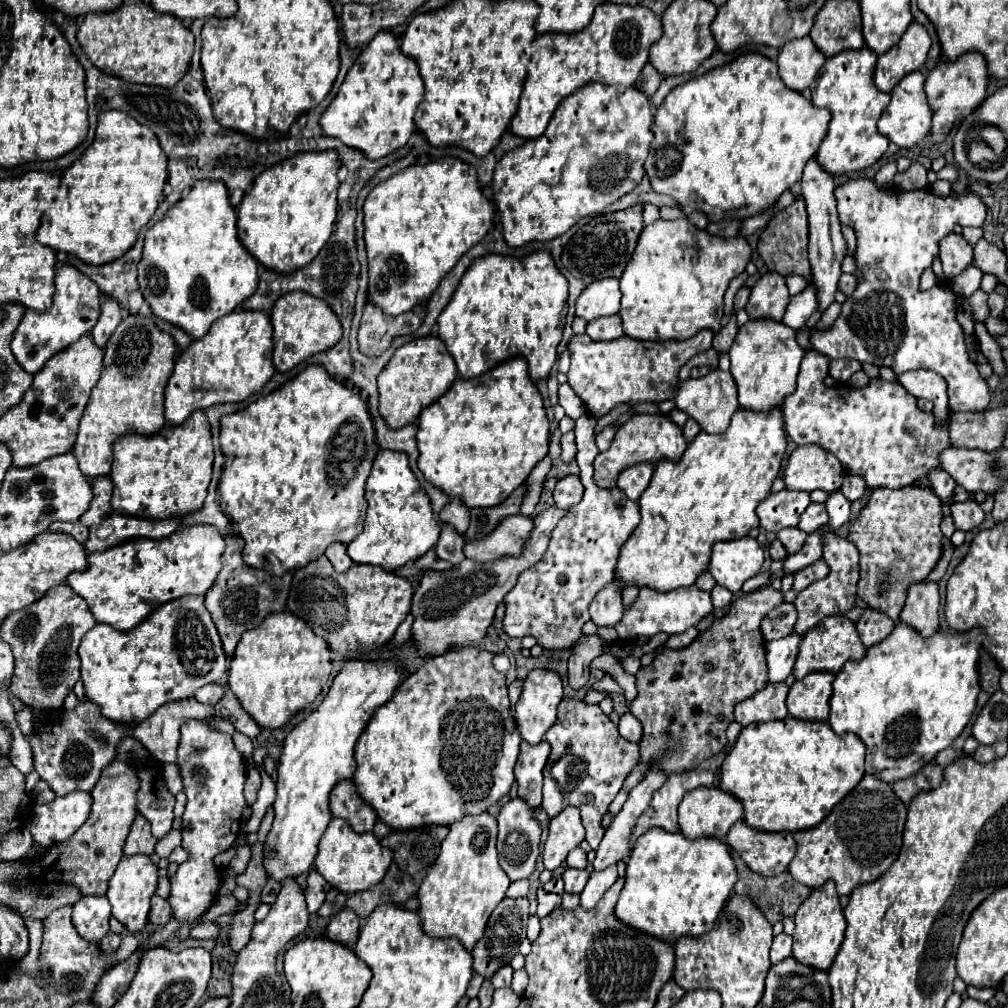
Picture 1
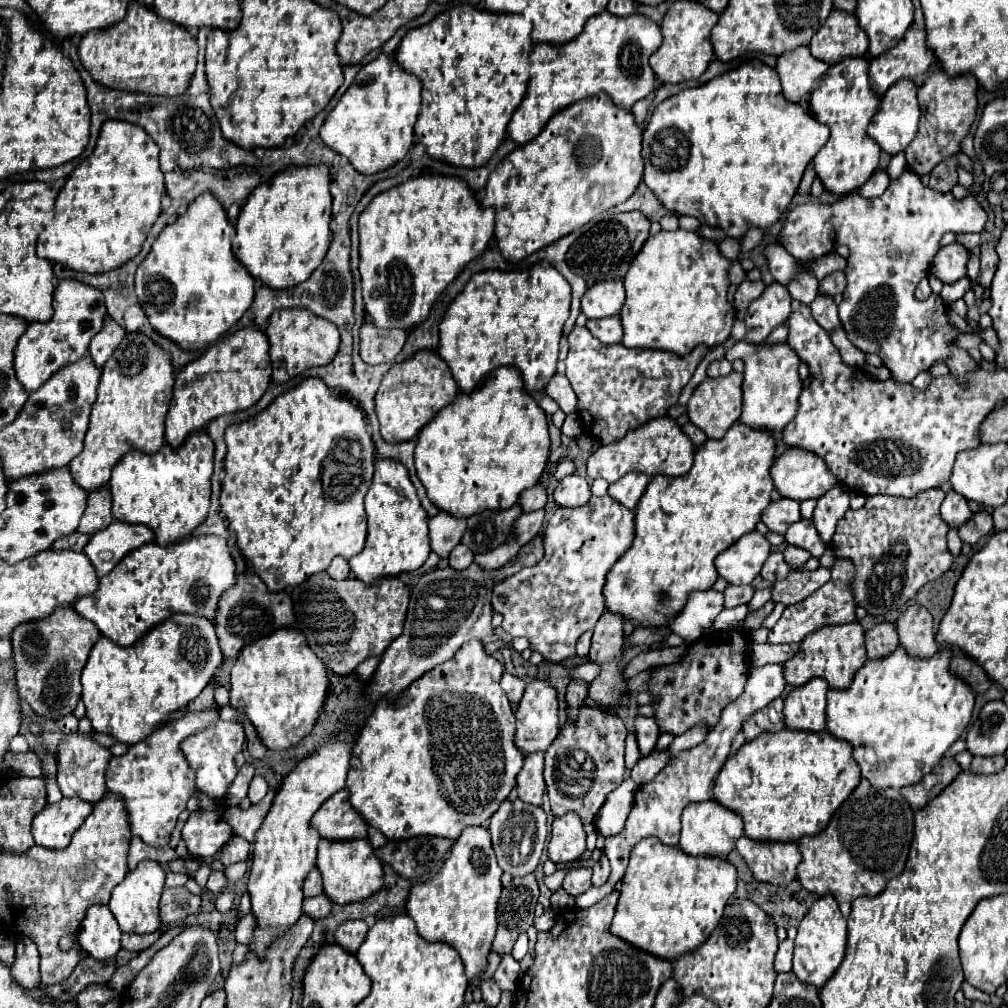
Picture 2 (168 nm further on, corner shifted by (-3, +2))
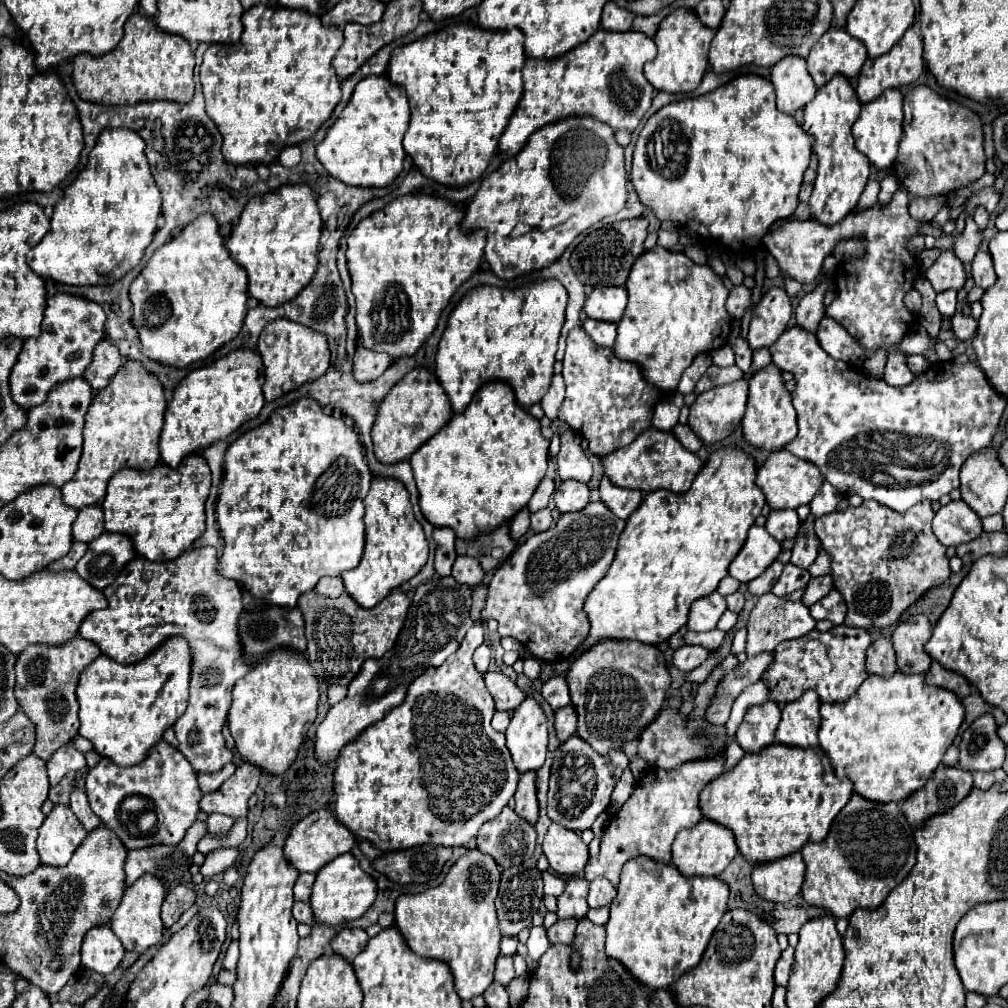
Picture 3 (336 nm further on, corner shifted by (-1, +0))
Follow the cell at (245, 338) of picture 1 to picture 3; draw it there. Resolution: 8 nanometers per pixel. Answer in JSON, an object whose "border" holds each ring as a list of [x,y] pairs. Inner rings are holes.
{"border":[[[233,349],[229,355],[191,371],[173,391],[173,399],[165,411],[165,425],[159,441],[161,459],[167,465],[177,467],[183,457],[189,453],[199,453],[205,447],[209,447],[213,441],[219,441],[227,435],[231,435],[241,423],[253,419],[259,415],[265,399],[263,399],[263,361],[255,349]]]}

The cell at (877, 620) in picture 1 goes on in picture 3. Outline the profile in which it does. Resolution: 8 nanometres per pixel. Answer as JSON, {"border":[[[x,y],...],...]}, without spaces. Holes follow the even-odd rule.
{"border":[[[879,637],[867,649],[867,673],[875,673],[881,677],[893,675],[897,669],[895,649],[889,637]]]}

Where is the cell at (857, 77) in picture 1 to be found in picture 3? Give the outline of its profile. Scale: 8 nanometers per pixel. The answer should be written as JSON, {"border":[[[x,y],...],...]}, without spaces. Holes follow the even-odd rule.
{"border":[[[835,75],[825,87],[817,91],[817,95],[805,105],[805,123],[803,129],[815,137],[813,151],[819,159],[817,179],[813,185],[813,195],[809,199],[809,207],[817,221],[833,225],[841,221],[847,213],[857,207],[857,201],[869,181],[871,163],[865,155],[861,155],[855,147],[855,139],[851,135],[851,127],[861,113],[861,101],[851,87],[845,75]]]}

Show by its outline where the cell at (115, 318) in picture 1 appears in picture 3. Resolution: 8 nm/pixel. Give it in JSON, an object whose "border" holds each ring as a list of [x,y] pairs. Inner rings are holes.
{"border":[[[101,339],[93,349],[93,361],[89,363],[89,369],[85,369],[83,375],[93,387],[93,393],[101,391],[109,383],[113,373],[117,373],[119,365],[121,365],[121,355],[117,345],[109,343],[107,339]]]}

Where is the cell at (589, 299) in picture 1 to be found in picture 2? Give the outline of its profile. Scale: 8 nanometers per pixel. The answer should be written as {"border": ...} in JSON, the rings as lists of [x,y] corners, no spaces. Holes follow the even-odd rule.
{"border":[[[603,281],[589,287],[581,299],[581,311],[589,319],[603,319],[619,315],[625,303],[623,281]]]}

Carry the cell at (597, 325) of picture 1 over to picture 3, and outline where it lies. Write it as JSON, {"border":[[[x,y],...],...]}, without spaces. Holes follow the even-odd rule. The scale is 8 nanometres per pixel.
{"border":[[[585,319],[583,329],[587,335],[601,347],[613,347],[615,345],[615,323],[605,323],[605,321],[595,321],[595,319]]]}

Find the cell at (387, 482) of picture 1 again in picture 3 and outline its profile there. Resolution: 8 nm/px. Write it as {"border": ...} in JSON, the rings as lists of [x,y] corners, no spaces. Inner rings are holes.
{"border":[[[373,477],[371,489],[365,503],[365,553],[361,563],[355,569],[349,569],[341,575],[345,583],[345,591],[361,605],[361,607],[373,607],[377,605],[393,587],[403,585],[413,575],[417,575],[423,565],[427,563],[429,555],[429,543],[425,537],[423,527],[413,515],[409,493],[405,485],[393,477]]]}

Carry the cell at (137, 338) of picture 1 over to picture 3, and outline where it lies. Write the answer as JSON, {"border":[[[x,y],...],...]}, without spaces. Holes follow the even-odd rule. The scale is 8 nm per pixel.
{"border":[[[125,361],[113,375],[113,381],[109,381],[109,385],[95,395],[85,415],[83,457],[73,479],[61,487],[63,501],[73,509],[101,503],[107,491],[107,483],[115,471],[123,467],[153,467],[159,461],[159,435],[165,409],[167,399],[161,381],[149,373],[143,363]]]}

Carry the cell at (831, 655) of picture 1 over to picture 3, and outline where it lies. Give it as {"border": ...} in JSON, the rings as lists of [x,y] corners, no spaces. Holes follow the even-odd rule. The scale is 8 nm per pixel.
{"border":[[[837,625],[825,633],[809,631],[805,637],[793,641],[781,641],[775,647],[775,661],[771,669],[763,675],[763,681],[769,683],[769,691],[773,693],[773,701],[789,703],[803,695],[807,689],[815,689],[823,703],[845,701],[859,685],[865,681],[865,651],[871,645],[871,637],[865,629]]]}

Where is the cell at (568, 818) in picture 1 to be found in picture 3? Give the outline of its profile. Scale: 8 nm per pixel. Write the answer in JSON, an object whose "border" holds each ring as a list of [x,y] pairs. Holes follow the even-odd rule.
{"border":[[[551,823],[545,835],[543,853],[549,859],[551,869],[563,875],[583,873],[589,859],[587,845],[581,841],[581,837],[557,823]]]}

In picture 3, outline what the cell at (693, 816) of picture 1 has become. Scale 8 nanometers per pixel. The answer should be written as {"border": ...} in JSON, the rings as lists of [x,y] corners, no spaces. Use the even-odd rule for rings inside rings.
{"border":[[[701,819],[691,829],[683,829],[677,833],[677,837],[673,841],[671,863],[687,877],[693,877],[693,875],[719,877],[719,873],[723,873],[723,869],[731,863],[731,859],[737,855],[737,851],[739,849],[735,845],[735,835],[731,829],[727,829],[725,825],[719,825],[711,819]]]}

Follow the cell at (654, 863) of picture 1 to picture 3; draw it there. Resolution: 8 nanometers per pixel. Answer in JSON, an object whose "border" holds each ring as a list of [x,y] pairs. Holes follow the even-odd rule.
{"border":[[[633,857],[623,865],[607,921],[605,949],[649,989],[669,989],[701,959],[717,923],[727,911],[729,885],[719,877],[685,877],[675,865]]]}

